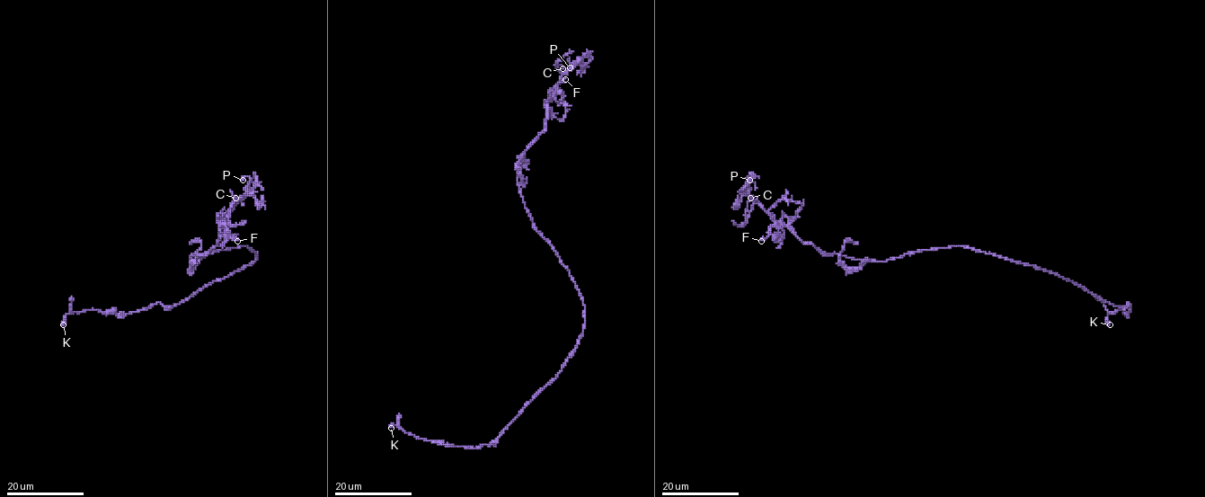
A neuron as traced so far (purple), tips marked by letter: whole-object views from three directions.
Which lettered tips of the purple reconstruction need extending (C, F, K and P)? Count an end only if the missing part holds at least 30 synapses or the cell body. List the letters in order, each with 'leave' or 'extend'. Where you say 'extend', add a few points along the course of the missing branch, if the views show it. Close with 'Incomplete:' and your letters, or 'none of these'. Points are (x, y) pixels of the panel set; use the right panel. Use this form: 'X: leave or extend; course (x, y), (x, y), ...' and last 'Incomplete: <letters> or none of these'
C: extend; course (750, 198), (741, 182), (747, 164), (746, 149), (736, 84), (729, 71), (729, 46), (722, 38), (713, 35)
F: leave
K: leave
P: leave
Incomplete: C

